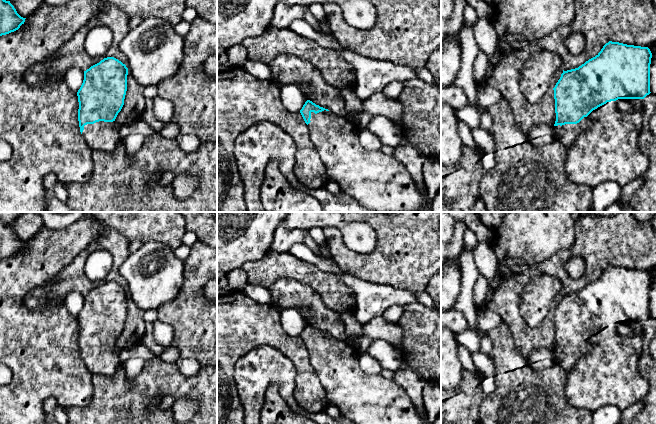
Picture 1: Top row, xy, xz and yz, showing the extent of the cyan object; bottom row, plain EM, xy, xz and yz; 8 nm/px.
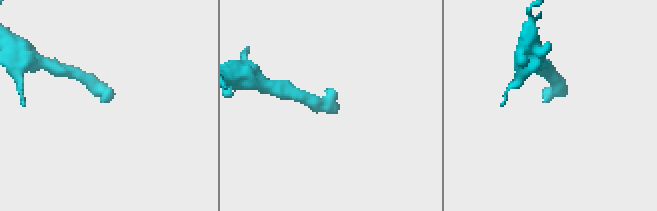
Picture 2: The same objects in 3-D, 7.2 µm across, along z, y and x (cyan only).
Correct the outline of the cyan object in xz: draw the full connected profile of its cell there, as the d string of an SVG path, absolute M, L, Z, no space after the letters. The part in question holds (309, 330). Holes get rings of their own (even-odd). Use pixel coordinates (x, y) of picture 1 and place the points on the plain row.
M307 324L300 337L326 393L326 404L337 407L341 416L355 424L431 424L423 417L406 392L393 380L368 374L359 365L359 352L332 335Z

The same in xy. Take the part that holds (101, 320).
M114 281L104 282L99 287L84 295L83 307L77 316L79 326L78 345L80 356L84 361L87 369L92 374L112 376L123 364L119 356L122 349L117 347L115 343L124 329L124 323L127 315L127 299L128 292L126 289Z

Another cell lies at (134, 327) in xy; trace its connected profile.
M128 294L127 315L124 329L118 337L115 346L124 349L136 347L142 342L145 334L144 310L140 309Z

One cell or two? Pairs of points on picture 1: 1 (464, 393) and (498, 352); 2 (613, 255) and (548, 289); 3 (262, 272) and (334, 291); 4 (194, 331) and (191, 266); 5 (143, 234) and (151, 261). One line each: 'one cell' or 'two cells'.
1: two cells
2: two cells
3: one cell
4: one cell
5: two cells

